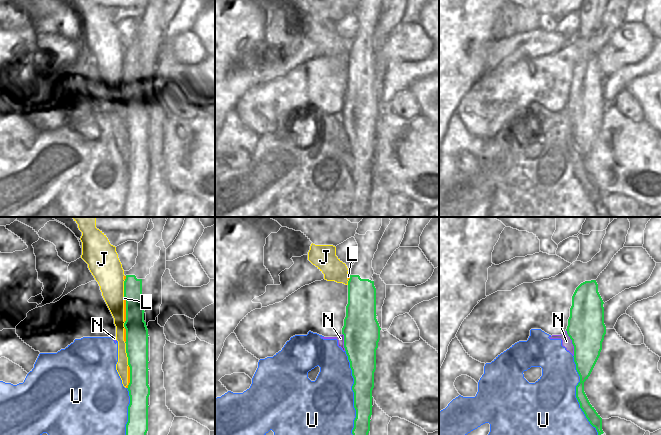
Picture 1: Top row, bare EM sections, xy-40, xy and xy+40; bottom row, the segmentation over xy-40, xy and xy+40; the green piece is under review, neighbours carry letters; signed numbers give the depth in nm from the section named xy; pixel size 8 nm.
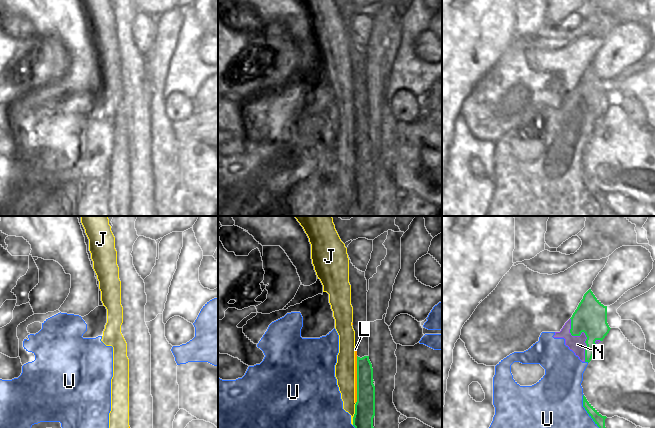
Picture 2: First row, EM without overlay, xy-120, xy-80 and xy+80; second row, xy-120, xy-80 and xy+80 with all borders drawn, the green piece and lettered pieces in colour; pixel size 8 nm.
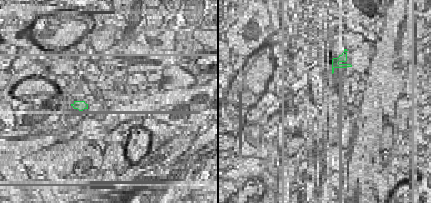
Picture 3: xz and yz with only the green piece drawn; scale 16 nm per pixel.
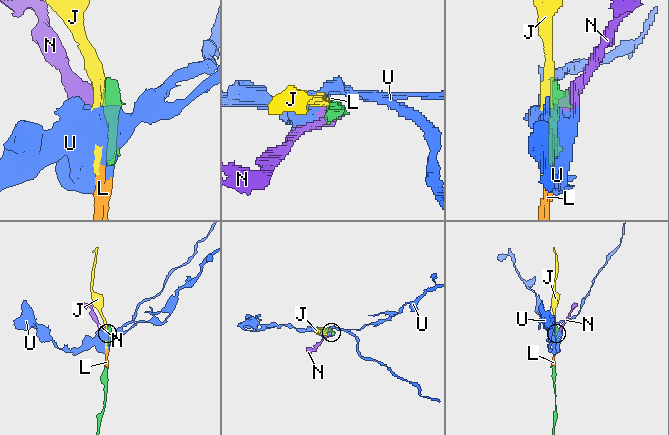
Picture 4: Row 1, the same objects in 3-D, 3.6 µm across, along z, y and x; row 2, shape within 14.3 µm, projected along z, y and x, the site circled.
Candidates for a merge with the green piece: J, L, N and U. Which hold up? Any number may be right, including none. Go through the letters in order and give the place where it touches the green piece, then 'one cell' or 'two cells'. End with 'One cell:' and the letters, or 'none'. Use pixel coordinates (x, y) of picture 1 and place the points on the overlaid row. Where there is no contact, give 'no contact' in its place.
J: meets green in xy-40 at (127, 354); two cells
L: meets green in xy-40 at (126, 310); two cells
N: meets green in xy+40 at (572, 343); two cells
U: meets green in xy at (353, 391); two cells
One cell: none

